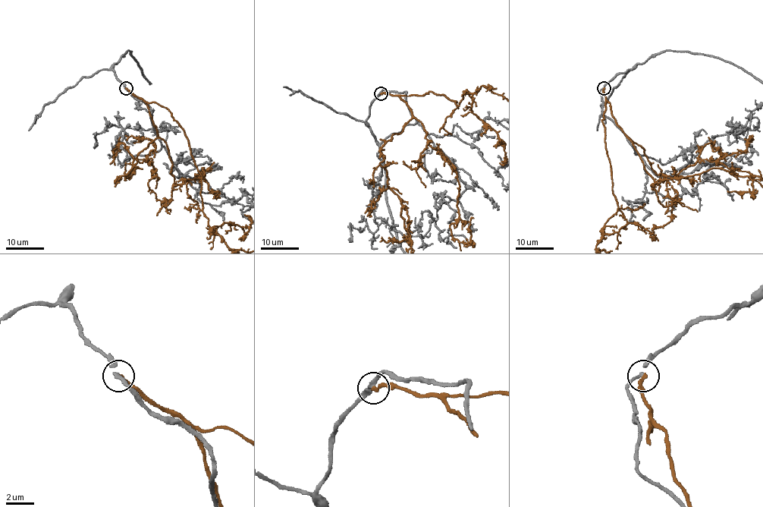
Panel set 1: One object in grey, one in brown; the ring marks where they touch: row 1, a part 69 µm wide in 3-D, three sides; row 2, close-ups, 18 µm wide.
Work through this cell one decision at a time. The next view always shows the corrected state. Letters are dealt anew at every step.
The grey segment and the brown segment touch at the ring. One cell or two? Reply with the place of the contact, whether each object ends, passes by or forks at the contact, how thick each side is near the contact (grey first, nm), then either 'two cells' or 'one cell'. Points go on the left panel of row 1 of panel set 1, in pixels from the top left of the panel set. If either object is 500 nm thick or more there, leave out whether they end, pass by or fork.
at (126, 88); grey passes by; brown ends there; 180 nm thick on the grey side, 240 nm on the other; two cells

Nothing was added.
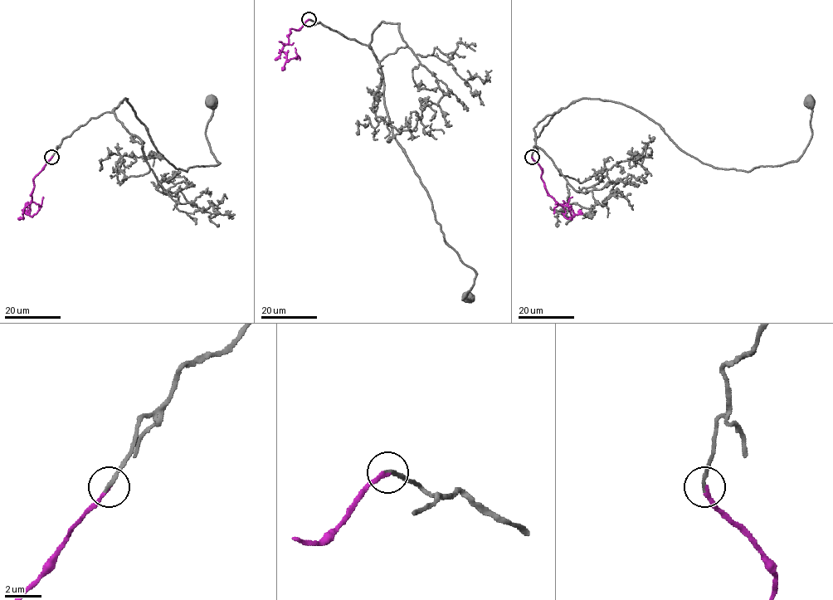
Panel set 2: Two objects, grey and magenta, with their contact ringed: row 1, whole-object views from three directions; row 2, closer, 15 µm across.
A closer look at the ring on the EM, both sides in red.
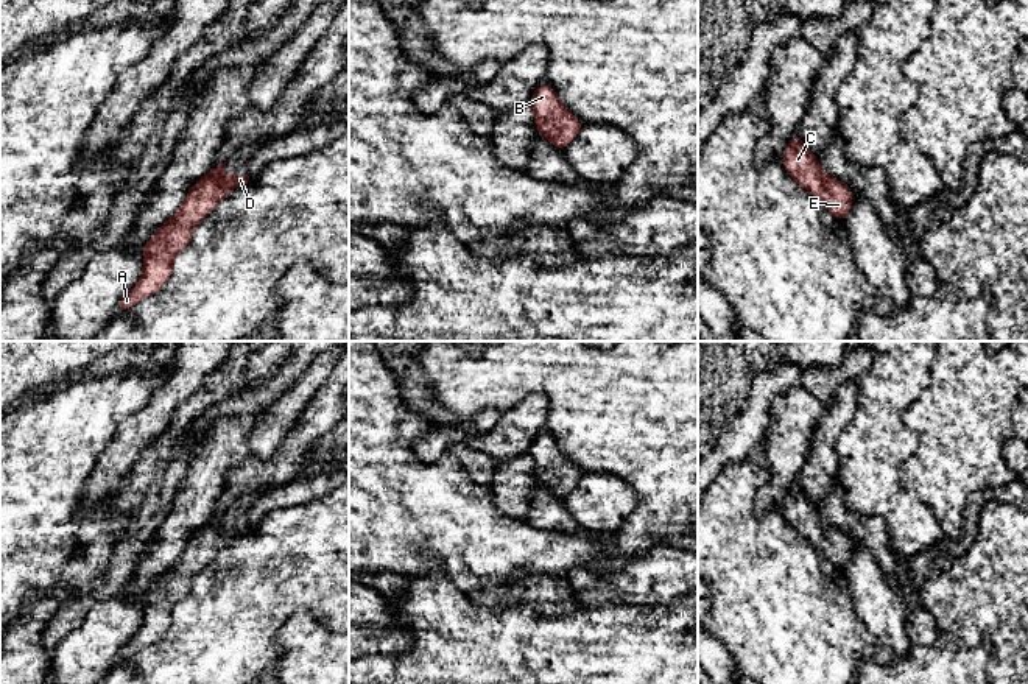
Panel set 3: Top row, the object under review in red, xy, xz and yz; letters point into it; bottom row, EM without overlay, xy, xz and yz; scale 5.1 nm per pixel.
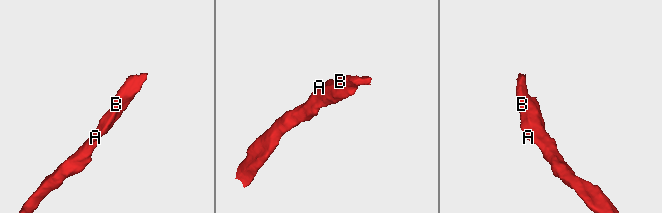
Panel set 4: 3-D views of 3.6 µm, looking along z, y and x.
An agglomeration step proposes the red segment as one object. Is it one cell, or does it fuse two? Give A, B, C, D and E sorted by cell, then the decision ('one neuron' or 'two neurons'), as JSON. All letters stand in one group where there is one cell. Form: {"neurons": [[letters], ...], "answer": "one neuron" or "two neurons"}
{"neurons": [["A", "B", "C", "D", "E"]], "answer": "one neuron"}

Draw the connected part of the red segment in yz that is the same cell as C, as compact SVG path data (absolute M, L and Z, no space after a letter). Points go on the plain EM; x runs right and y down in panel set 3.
M799 481L787 492L782 506L787 522L808 539L836 569L850 562L854 541L833 525L824 525L819 509L807 497Z

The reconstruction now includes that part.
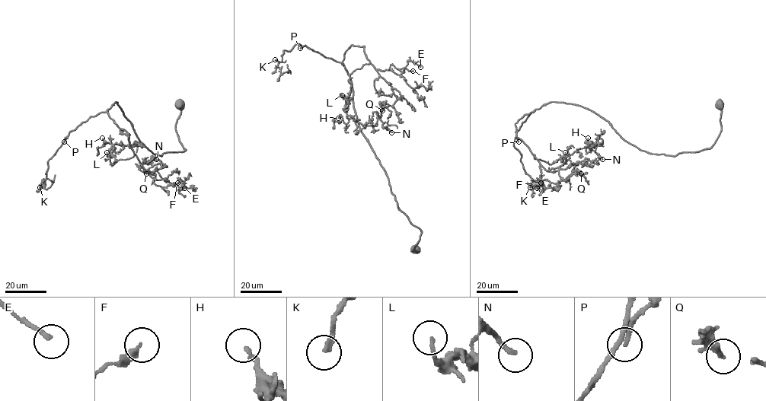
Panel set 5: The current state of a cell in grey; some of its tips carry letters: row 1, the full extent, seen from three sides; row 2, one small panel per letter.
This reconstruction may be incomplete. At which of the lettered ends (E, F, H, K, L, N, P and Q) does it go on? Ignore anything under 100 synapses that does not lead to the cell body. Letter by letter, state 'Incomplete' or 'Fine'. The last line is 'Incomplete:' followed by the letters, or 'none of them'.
E: Fine
F: Fine
H: Fine
K: Incomplete
L: Fine
N: Fine
P: Incomplete
Q: Fine
Incomplete: K, P

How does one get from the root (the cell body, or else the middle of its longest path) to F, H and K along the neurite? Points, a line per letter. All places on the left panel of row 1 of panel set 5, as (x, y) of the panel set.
F: (180, 103), (175, 130), (186, 150), (161, 156), (140, 141), (116, 102), (106, 112), (155, 185), (177, 182)
H: (180, 103), (183, 151), (154, 154), (116, 102), (106, 112), (134, 155), (113, 163), (113, 144), (102, 138)
K: (180, 103), (175, 130), (184, 151), (154, 154), (116, 102), (69, 132), (48, 160), (39, 187)

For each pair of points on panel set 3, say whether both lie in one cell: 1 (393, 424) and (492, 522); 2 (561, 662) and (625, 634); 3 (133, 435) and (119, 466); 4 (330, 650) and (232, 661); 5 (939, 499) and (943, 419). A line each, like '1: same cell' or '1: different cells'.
1: same cell
2: same cell
3: same cell
4: different cells
5: same cell

